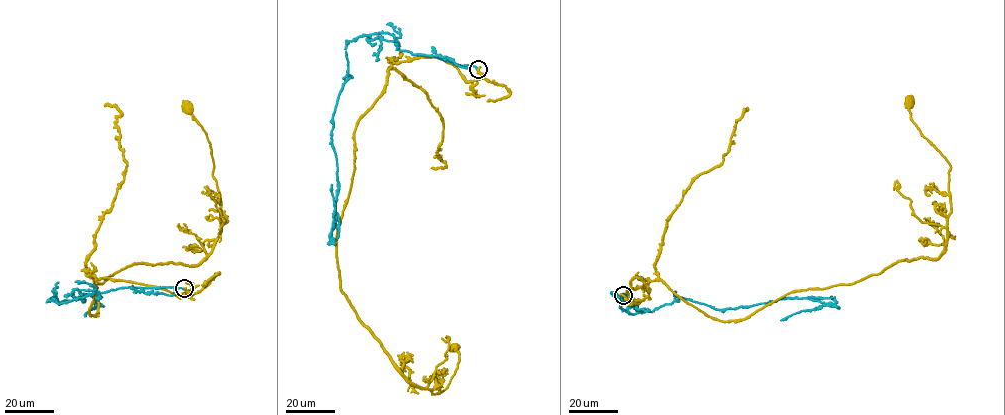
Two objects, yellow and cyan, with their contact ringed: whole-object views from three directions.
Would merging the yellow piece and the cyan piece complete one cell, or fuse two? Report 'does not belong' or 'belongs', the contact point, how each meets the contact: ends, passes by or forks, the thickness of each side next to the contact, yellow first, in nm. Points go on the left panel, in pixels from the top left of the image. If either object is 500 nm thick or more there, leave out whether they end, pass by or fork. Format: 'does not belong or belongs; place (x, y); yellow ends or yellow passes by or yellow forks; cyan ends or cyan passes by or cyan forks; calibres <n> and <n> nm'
does not belong; place (184, 288); yellow passes by; cyan ends; calibres 300 and 280 nm

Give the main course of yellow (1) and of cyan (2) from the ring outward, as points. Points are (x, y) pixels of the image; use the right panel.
1: (623, 294), (637, 303), (627, 290), (662, 280), (736, 321), (792, 292), (938, 259), (950, 165), (910, 101)
2: (623, 294), (632, 301), (620, 307), (633, 314), (678, 297), (718, 309), (786, 298), (831, 303), (780, 320)

